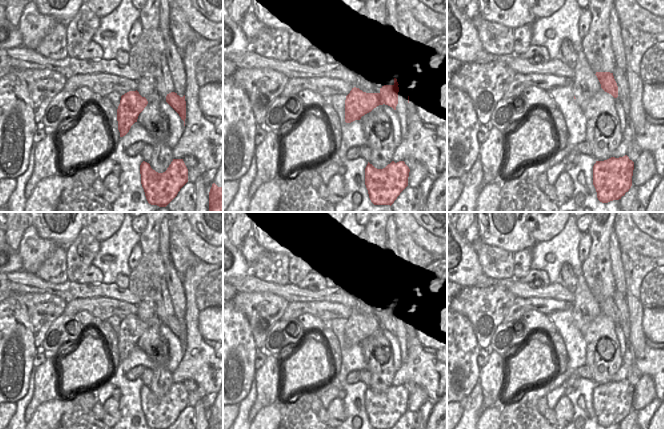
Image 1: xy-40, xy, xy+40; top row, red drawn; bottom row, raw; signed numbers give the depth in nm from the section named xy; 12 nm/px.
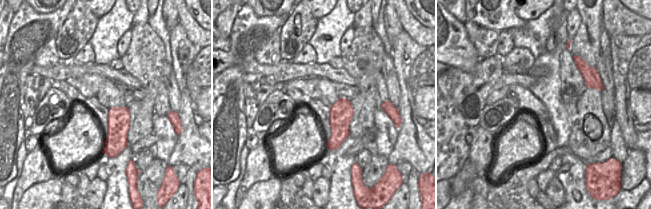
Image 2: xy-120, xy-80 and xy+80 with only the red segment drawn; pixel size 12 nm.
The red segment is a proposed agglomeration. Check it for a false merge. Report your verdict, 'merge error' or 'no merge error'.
merge error

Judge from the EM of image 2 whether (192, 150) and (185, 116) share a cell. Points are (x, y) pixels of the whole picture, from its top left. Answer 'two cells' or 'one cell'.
one cell

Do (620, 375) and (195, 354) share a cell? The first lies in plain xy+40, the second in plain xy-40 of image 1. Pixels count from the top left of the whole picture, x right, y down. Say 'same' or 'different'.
same

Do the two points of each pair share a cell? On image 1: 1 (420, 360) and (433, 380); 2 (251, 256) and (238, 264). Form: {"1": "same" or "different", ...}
{"1": "same", "2": "different"}

